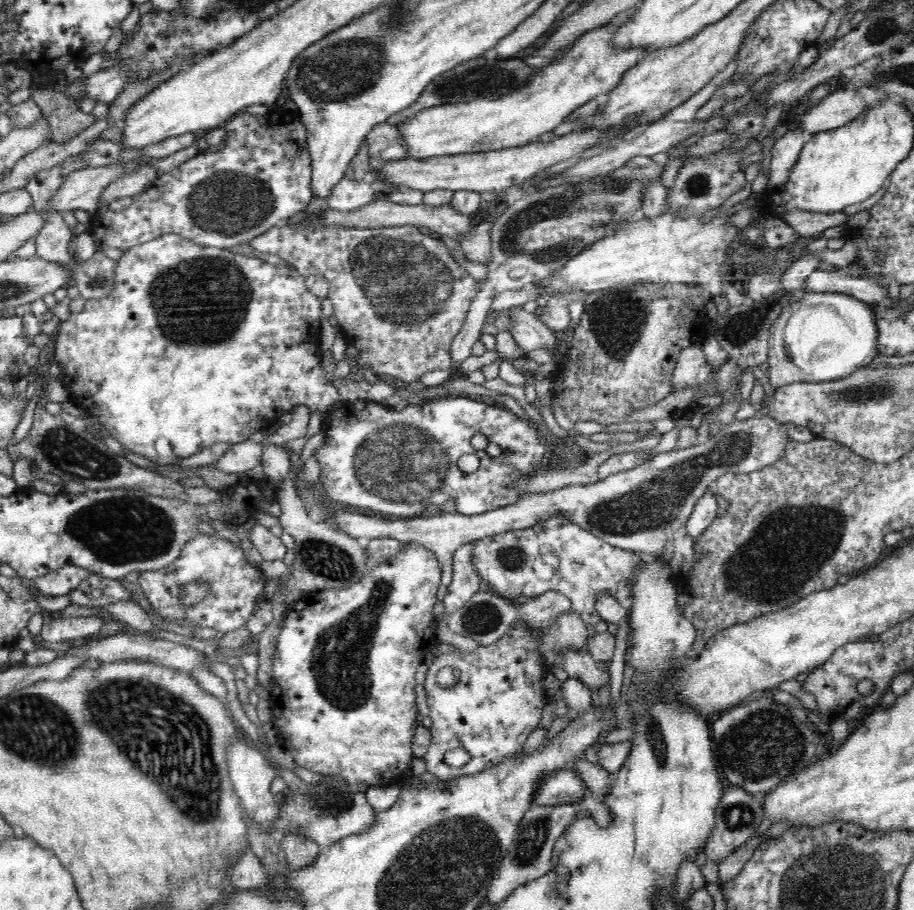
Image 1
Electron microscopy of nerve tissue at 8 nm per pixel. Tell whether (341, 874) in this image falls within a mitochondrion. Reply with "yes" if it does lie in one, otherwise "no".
no

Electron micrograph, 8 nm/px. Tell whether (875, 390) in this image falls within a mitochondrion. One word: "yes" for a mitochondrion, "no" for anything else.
yes

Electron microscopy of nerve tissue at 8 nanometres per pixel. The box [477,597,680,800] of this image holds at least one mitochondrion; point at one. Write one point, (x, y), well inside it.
(652, 730)

